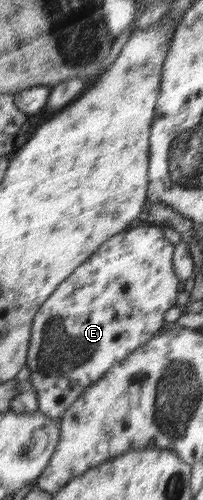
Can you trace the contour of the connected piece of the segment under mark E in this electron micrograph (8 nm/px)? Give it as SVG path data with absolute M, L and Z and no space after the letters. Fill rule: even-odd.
M139 223L133 229L127 228L107 239L39 307L32 322L26 366L30 370L29 381L38 395L38 410L45 416L61 417L87 388L164 326L165 312L176 306L179 292L180 280L172 265L174 249L161 225Z

